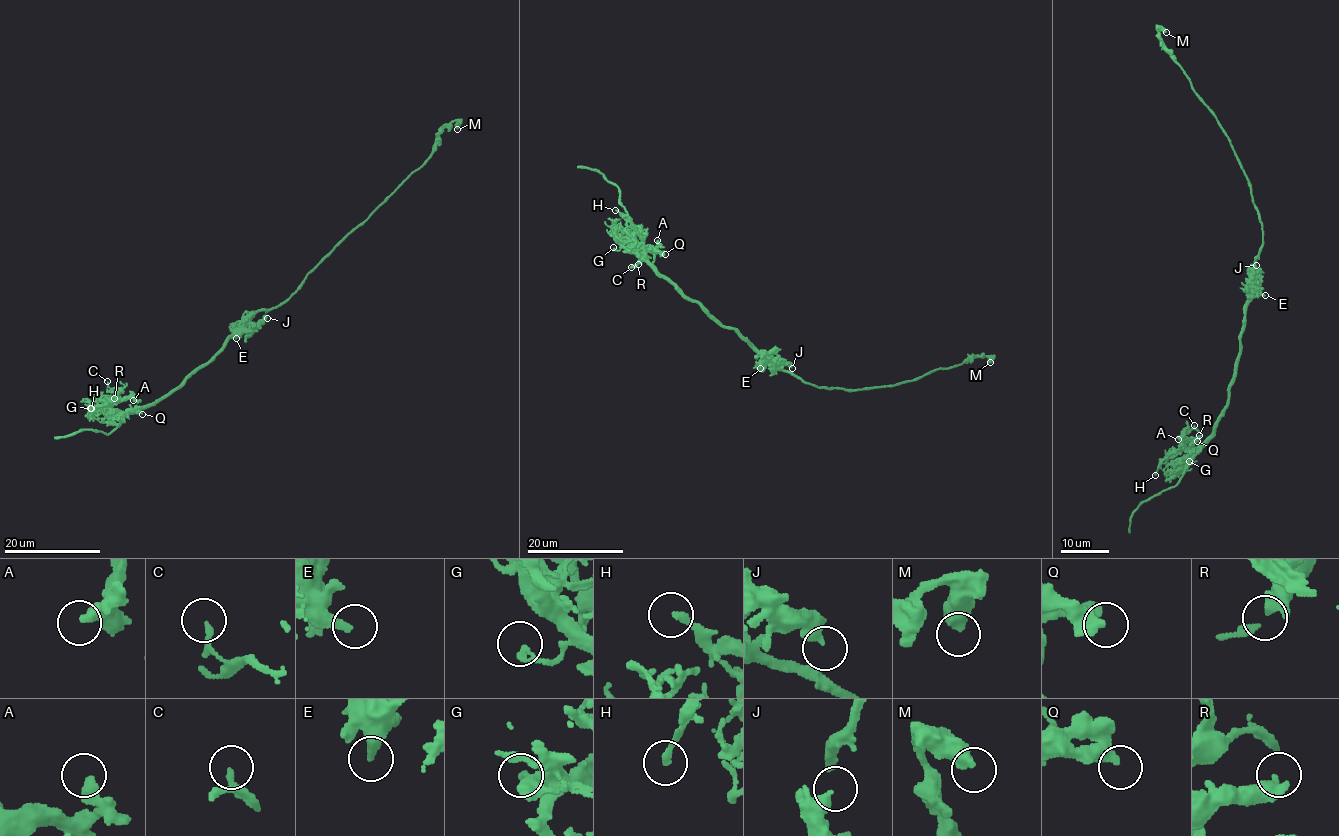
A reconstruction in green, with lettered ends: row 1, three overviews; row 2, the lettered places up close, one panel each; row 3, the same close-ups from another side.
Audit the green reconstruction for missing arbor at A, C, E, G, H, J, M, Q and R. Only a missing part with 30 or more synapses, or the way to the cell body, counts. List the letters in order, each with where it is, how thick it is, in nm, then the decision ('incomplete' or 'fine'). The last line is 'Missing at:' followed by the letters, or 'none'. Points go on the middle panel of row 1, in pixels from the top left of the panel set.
A: at (657, 240); 400 nm thick; fine
C: at (631, 267); 120 nm thick; fine
E: at (760, 368); 280 nm thick; fine
G: at (613, 247); 220 nm thick; fine
H: at (615, 210); 190 nm thick; fine
J: at (792, 368); 380 nm thick; fine
M: at (990, 362); 480 nm thick; fine
Q: at (665, 254); 440 nm thick; fine
R: at (638, 264); 360 nm thick; fine
Missing at: none

